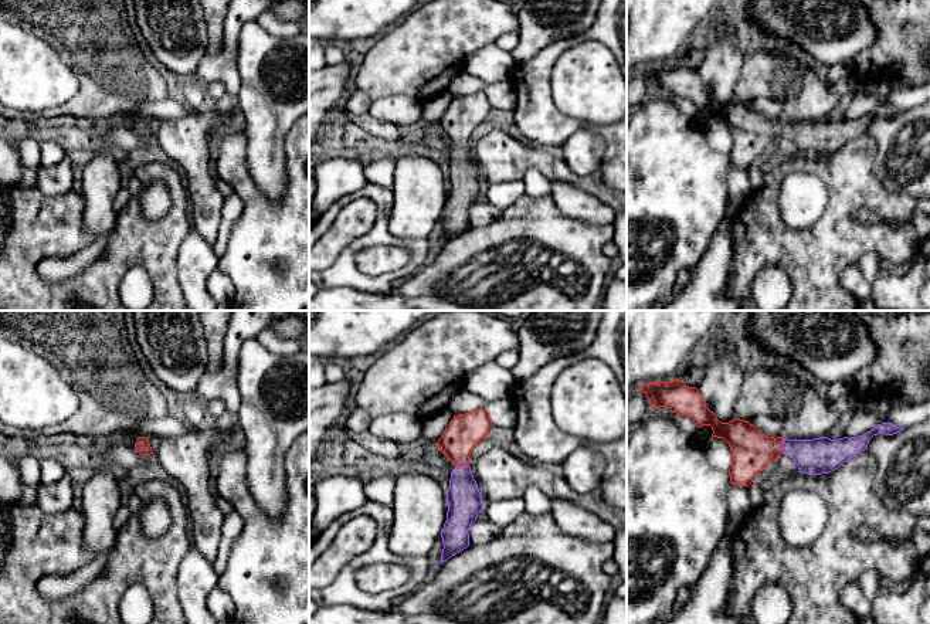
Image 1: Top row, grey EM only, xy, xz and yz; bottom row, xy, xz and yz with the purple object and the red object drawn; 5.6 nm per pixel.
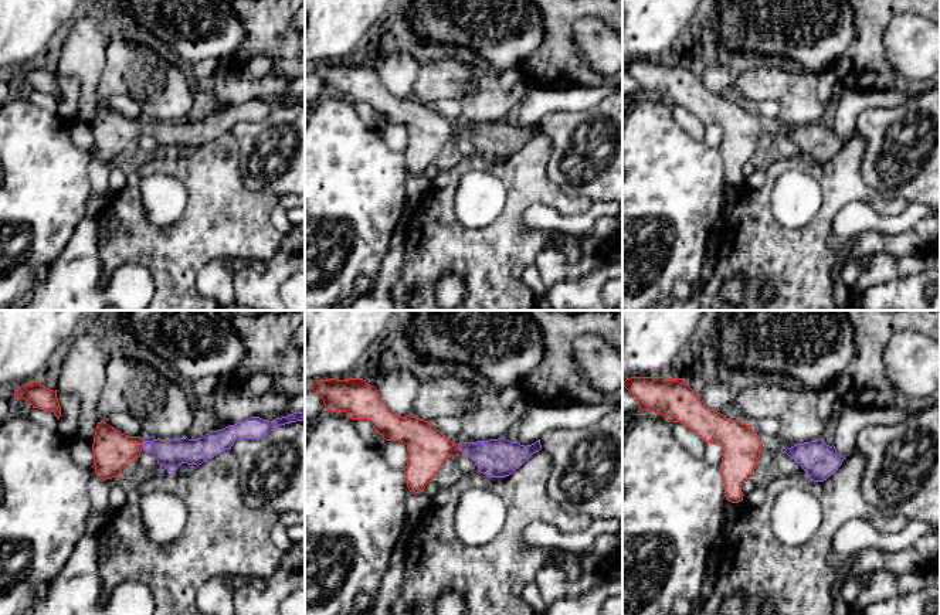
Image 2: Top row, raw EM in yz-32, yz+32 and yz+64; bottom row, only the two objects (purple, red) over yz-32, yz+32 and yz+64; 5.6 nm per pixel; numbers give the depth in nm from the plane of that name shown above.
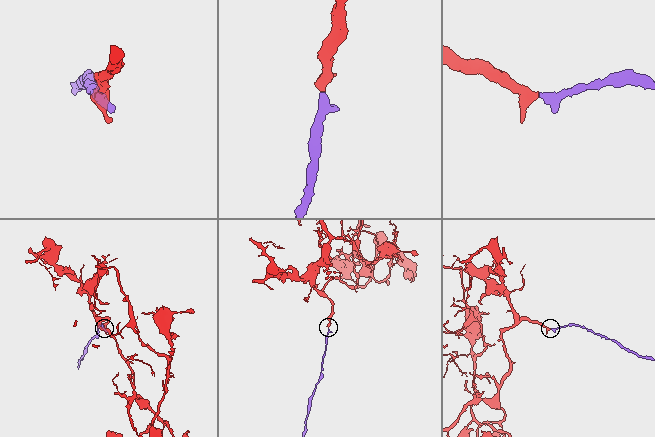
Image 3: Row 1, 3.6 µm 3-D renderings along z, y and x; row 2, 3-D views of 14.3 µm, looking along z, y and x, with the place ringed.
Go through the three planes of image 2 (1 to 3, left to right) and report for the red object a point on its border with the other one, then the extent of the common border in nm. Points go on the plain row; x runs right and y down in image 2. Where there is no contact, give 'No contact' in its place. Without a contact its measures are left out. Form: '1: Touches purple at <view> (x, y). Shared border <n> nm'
1: Touches purple at yz-32 (143, 128). Shared border 40 nm
2: Touches purple at yz+32 (460, 131). Shared border 40 nm
3: No contact

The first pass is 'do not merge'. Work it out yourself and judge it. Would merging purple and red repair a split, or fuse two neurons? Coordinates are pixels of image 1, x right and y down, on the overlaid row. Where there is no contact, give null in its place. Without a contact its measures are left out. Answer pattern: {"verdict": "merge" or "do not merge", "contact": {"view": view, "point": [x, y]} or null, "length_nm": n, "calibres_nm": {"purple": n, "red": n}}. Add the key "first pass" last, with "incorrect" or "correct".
{"verdict": "merge", "contact": {"view": "yz", "point": [781, 446]}, "length_nm": 90, "calibres_nm": {"purple": 200, "red": 240}, "first pass": "incorrect"}

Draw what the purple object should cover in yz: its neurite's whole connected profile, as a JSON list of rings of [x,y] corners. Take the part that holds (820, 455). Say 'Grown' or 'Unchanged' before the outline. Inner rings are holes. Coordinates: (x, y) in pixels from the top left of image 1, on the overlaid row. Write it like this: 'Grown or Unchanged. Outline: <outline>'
Grown. Outline: [[[680,379],[642,384],[638,390],[646,394],[652,408],[666,407],[672,413],[690,417],[699,428],[710,425],[712,437],[723,438],[732,450],[733,461],[727,472],[730,482],[739,486],[749,486],[754,482],[757,475],[768,464],[775,462],[781,454],[788,455],[802,474],[829,474],[868,450],[873,435],[893,435],[904,430],[892,423],[882,423],[870,431],[851,438],[774,438],[737,417],[729,423],[719,421],[715,413],[706,407],[699,390],[686,386]]]

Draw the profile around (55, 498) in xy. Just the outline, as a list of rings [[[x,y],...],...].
[[[65,475],[60,481],[45,485],[38,485],[38,495],[35,505],[48,515],[57,515],[74,508],[74,492],[69,477]]]

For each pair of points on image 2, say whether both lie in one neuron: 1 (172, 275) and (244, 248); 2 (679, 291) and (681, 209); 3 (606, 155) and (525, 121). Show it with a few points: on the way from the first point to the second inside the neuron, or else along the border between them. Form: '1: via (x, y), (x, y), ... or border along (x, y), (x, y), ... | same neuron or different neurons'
1: via (190, 257), (202, 245), (226, 245) | same neuron
2: border along (689, 282), (679, 279), (671, 295) | different neurons
3: border along (572, 109), (549, 111), (539, 121) | different neurons

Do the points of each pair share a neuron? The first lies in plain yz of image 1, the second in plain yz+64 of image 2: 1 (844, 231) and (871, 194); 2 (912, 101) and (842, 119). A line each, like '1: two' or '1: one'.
1: one
2: one

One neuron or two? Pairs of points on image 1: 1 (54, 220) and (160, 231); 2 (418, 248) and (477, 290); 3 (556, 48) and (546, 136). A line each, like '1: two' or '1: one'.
1: one
2: two
3: one

